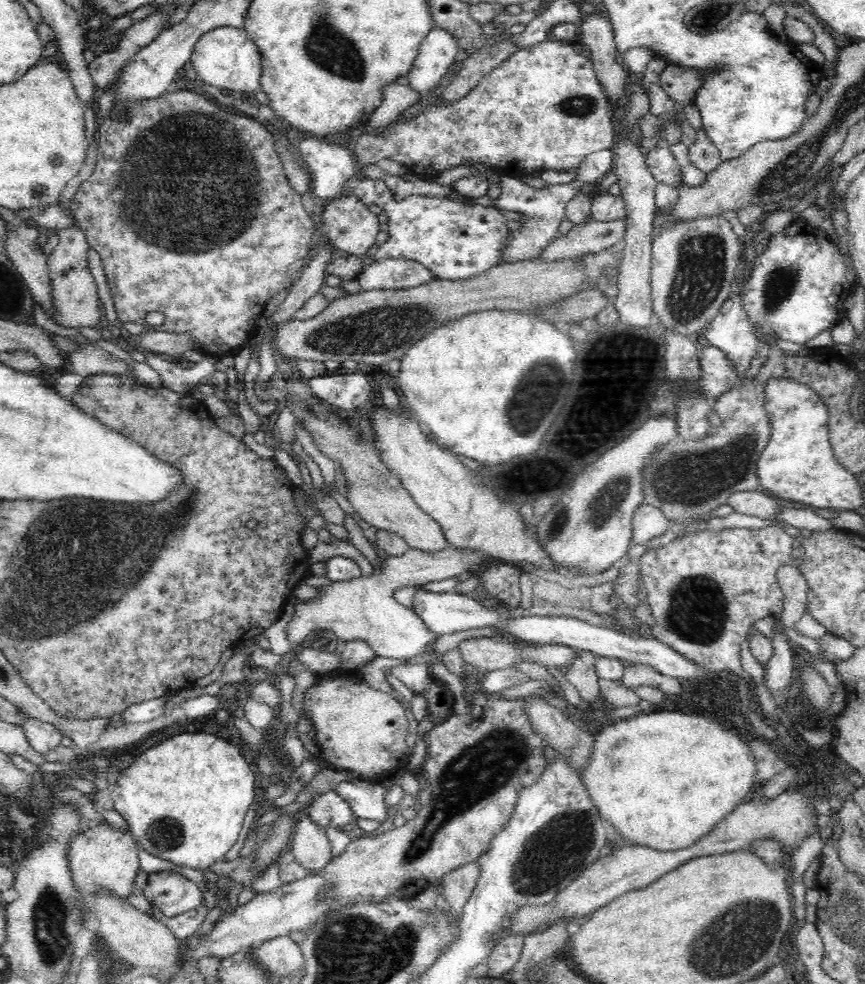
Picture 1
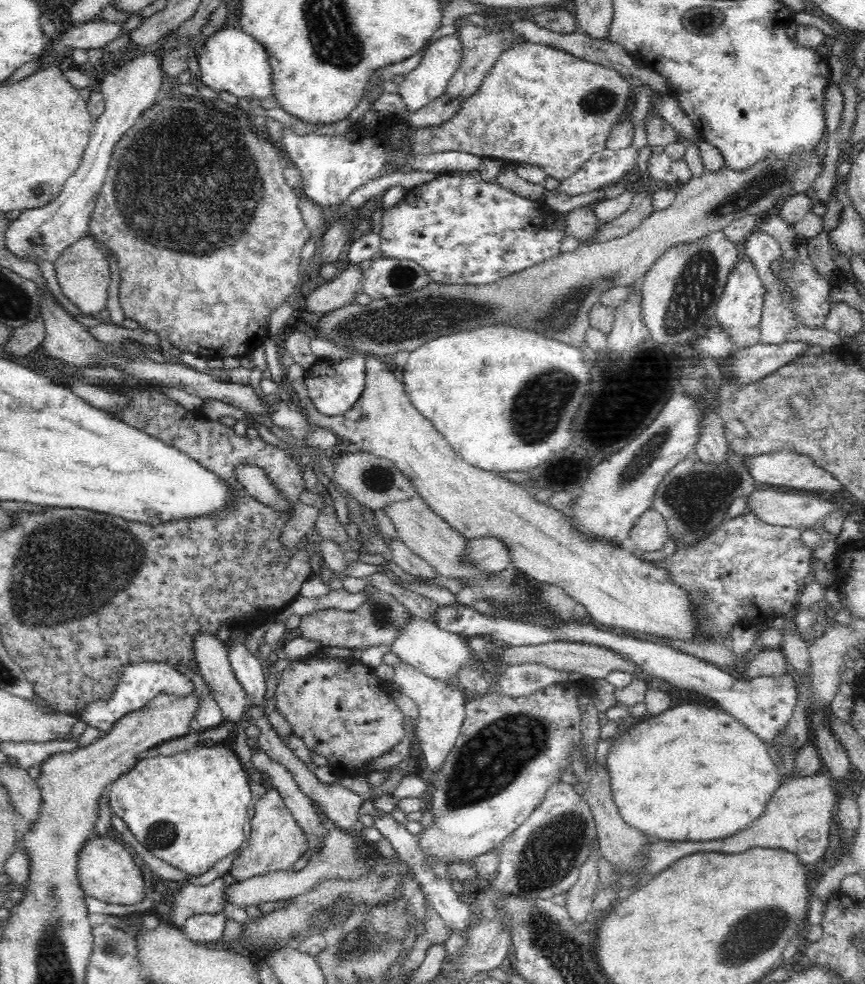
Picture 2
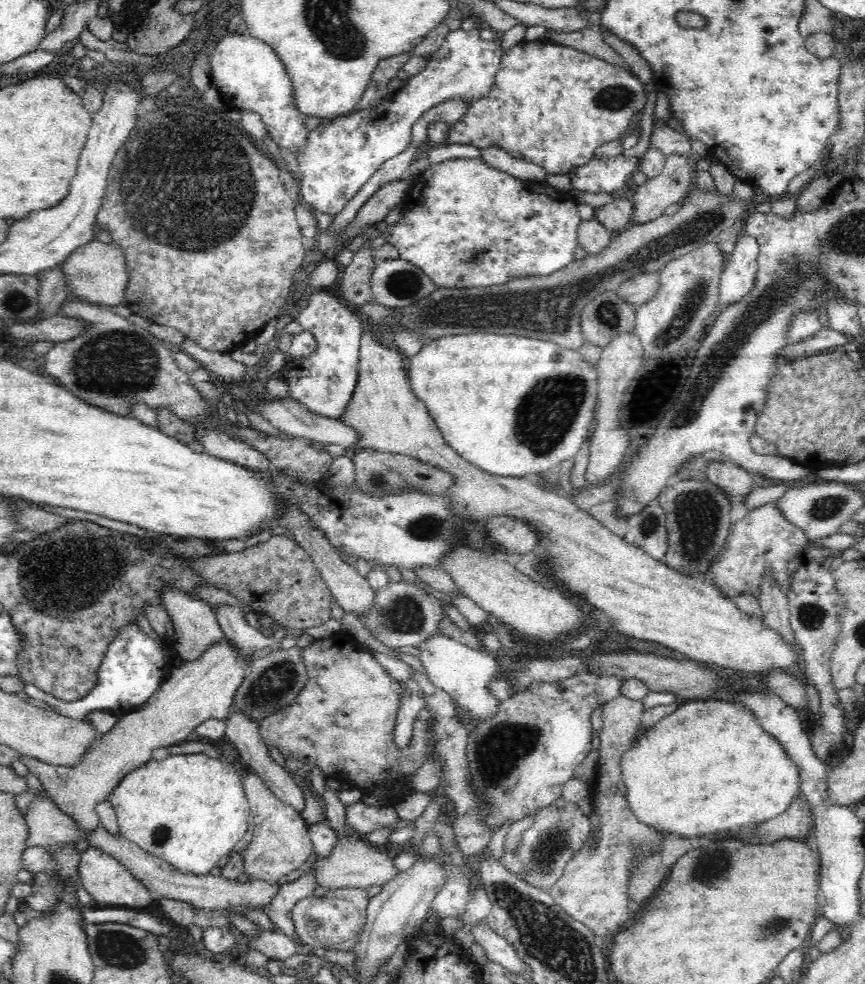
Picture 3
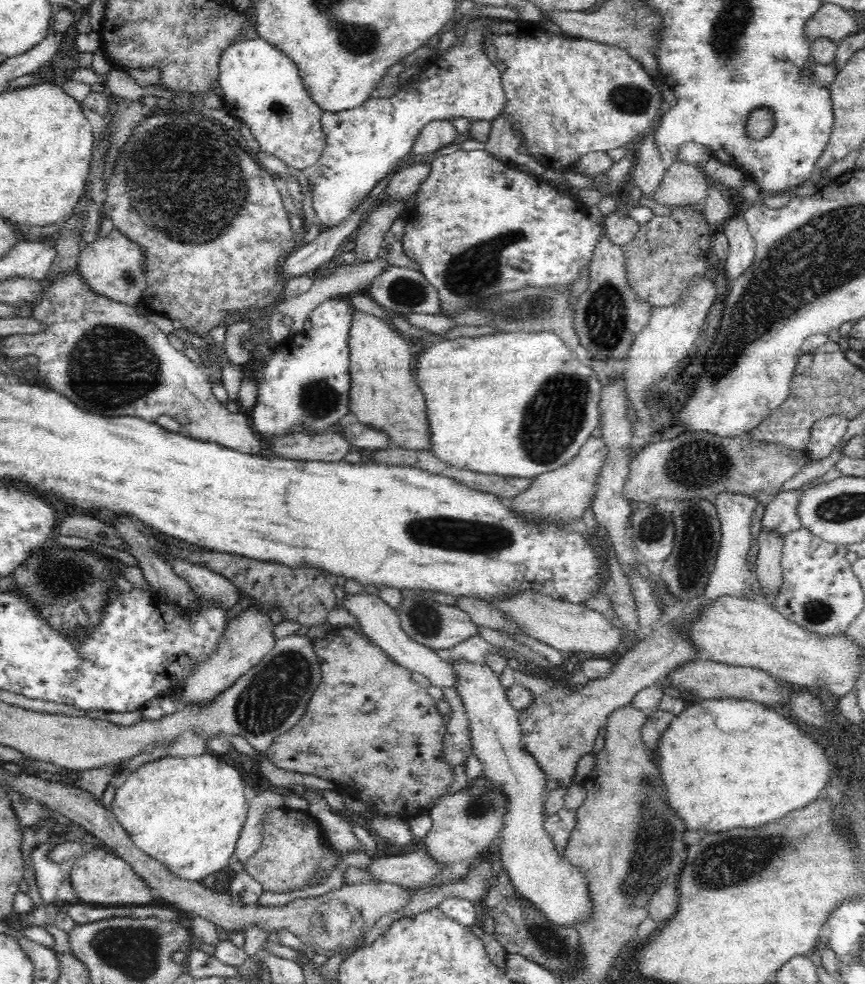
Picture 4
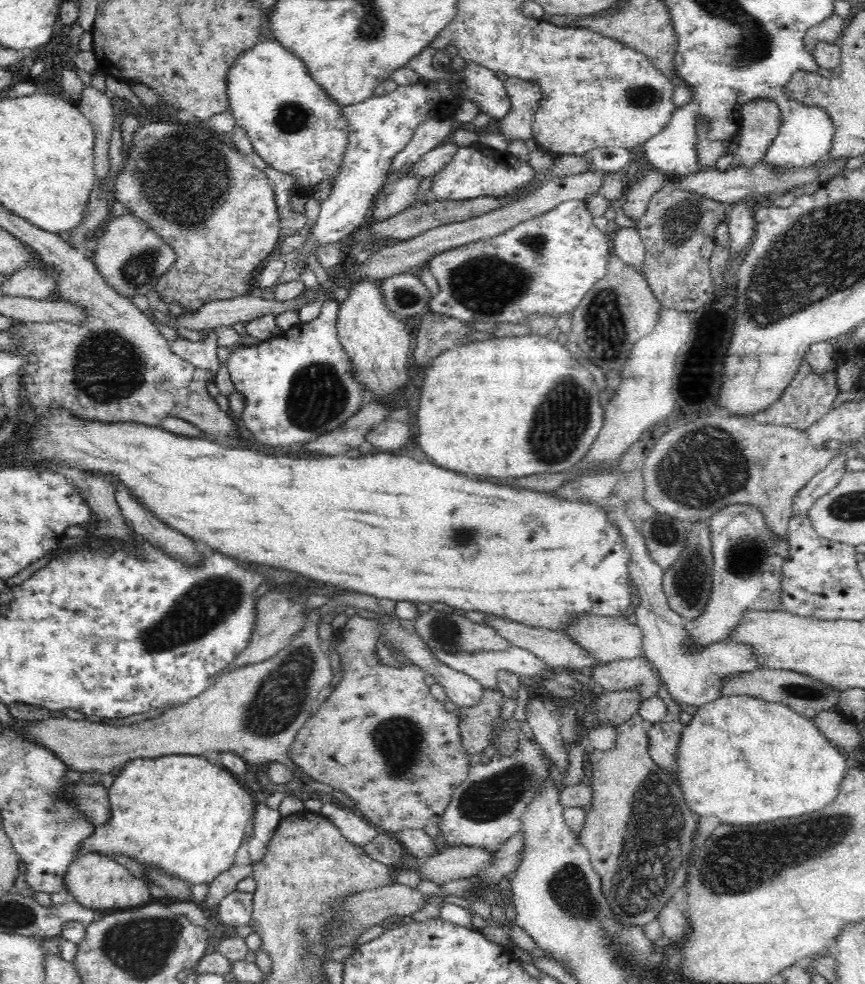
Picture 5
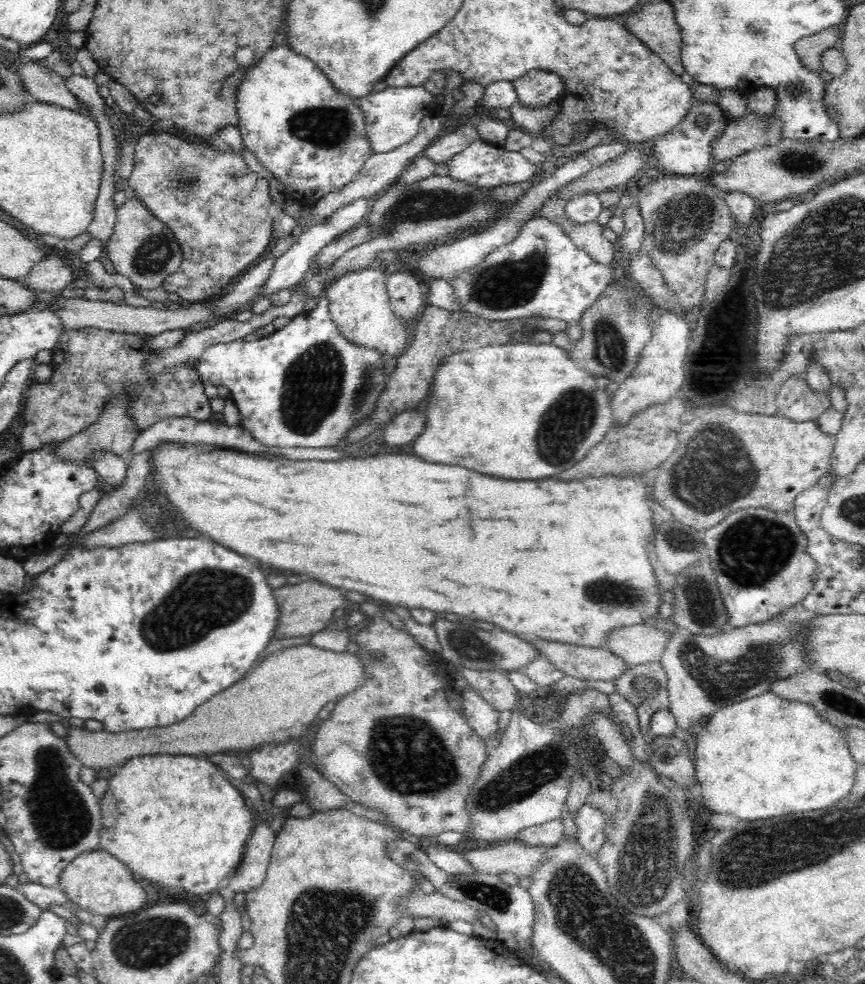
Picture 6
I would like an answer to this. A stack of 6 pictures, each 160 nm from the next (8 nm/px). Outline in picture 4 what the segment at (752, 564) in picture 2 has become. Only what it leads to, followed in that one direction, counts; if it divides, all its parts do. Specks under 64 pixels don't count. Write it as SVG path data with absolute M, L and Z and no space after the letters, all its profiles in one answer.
M792 489L781 492L779 496L766 506L761 520L762 529L778 531L778 535L784 540L785 536L802 526L798 518L798 504L805 494L804 489Z

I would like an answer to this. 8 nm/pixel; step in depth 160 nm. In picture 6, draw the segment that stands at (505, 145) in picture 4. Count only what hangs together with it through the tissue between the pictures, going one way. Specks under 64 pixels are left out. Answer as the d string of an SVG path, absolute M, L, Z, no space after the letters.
M533 68L512 80L522 106L537 107L548 104L551 100L560 99L564 92L564 79L560 75L540 68Z

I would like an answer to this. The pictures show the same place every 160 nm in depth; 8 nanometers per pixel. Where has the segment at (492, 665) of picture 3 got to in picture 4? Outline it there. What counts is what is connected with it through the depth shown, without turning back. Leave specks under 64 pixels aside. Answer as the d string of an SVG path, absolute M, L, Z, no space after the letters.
M462 658L456 664L452 664L452 669L456 671L456 677L458 677L456 690L470 720L470 737L472 737L472 746L474 746L473 754L484 768L484 776L490 781L494 781L508 795L508 812L504 816L505 826L501 833L503 845L500 849L500 861L511 883L524 900L537 906L537 909L545 914L547 920L558 928L576 927L576 922L586 922L592 916L588 879L584 877L580 867L572 865L564 854L560 855L556 851L554 840L545 828L547 818L544 817L544 802L546 802L546 796L549 792L546 789L548 777L538 762L530 755L530 752L524 750L519 713L509 702L507 690L500 685L498 675L488 666L474 664Z

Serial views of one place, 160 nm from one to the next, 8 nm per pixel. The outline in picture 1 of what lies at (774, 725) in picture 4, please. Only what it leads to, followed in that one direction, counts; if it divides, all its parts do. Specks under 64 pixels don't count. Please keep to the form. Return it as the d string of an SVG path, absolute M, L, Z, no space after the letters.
M647 711L637 714L625 720L613 720L611 725L602 727L595 734L594 753L590 765L583 769L582 784L586 791L590 793L592 803L598 806L598 813L604 816L604 820L614 827L619 834L630 843L630 845L642 845L656 850L671 851L692 846L702 838L710 835L710 832L724 820L728 814L732 814L738 804L744 800L749 800L758 790L761 784L755 784L756 760L750 750L748 742L744 742L732 728L726 728L727 725L720 724L718 720L700 716L700 712L669 712L666 711Z

